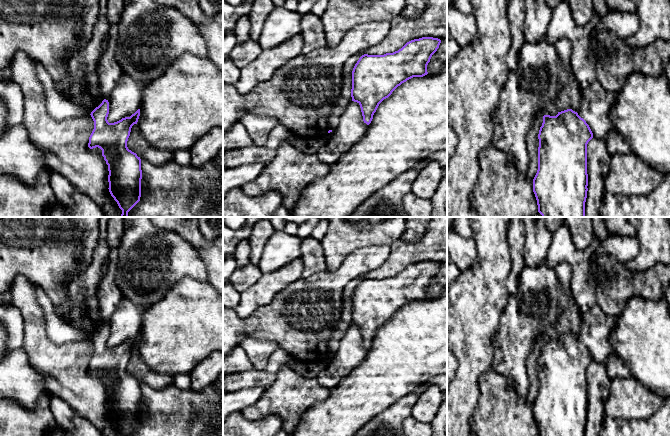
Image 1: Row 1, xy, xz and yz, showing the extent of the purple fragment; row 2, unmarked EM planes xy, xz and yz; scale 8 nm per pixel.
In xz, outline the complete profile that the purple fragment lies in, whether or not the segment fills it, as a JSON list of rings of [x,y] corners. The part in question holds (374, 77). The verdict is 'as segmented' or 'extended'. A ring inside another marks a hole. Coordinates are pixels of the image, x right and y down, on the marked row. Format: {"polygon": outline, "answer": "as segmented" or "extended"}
{"polygon": [[[422,37],[384,55],[362,55],[352,71],[352,101],[360,105],[363,121],[369,125],[379,104],[402,83],[428,74],[427,65],[441,40]]], "answer": "as segmented"}

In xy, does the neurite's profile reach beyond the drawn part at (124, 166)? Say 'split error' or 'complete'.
complete

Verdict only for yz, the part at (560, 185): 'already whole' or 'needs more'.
already whole

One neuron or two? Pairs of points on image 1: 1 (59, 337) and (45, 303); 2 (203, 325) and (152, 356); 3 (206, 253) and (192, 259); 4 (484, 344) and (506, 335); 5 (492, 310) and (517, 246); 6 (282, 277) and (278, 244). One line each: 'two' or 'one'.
1: one
2: one
3: two
4: two
5: two
6: two

